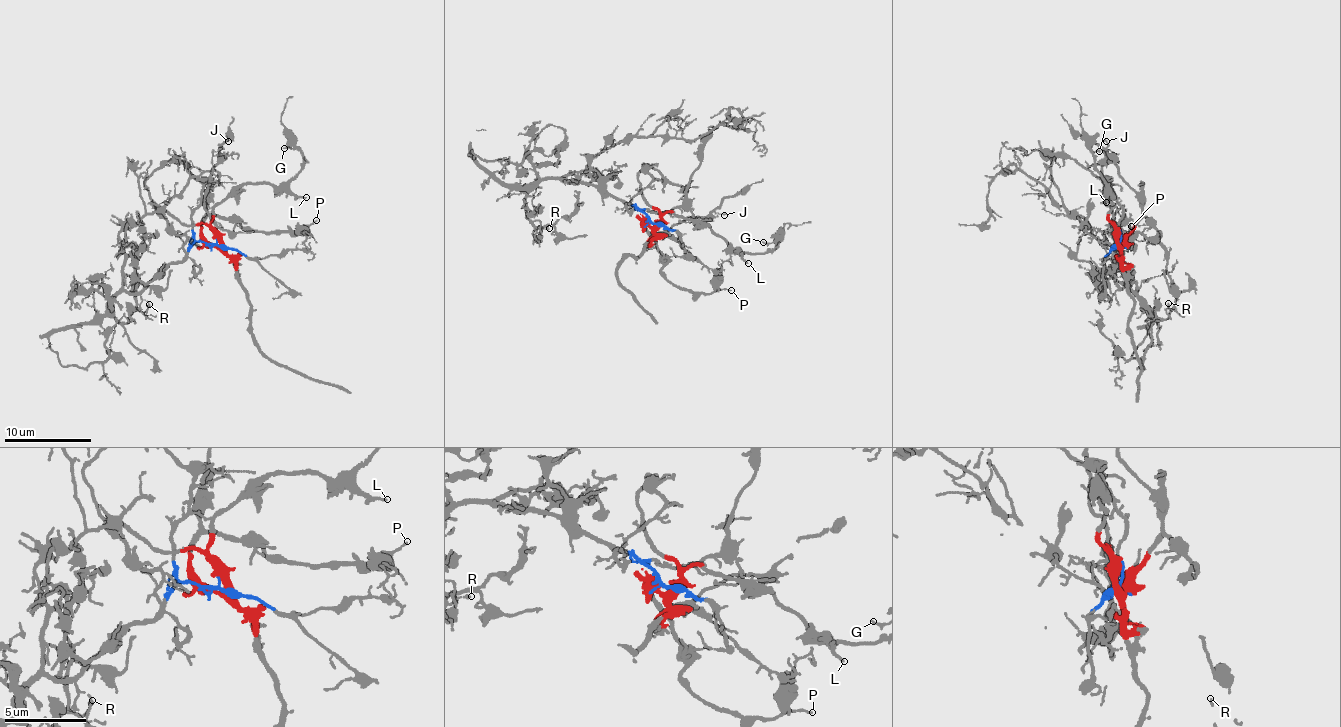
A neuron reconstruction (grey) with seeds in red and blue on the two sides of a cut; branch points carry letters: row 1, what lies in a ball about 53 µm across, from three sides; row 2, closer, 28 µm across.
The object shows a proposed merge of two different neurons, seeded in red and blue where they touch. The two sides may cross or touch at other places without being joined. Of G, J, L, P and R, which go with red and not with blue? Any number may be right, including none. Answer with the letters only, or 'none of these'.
G, J, L, P

